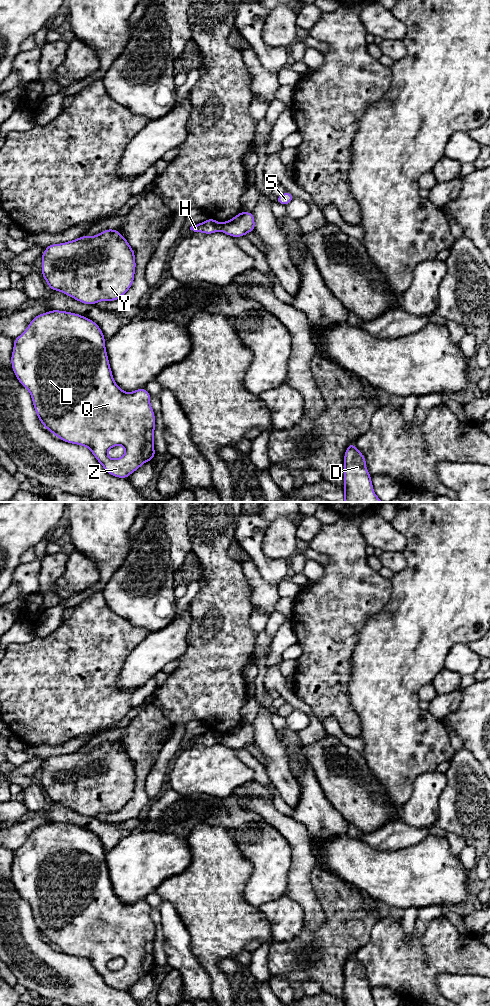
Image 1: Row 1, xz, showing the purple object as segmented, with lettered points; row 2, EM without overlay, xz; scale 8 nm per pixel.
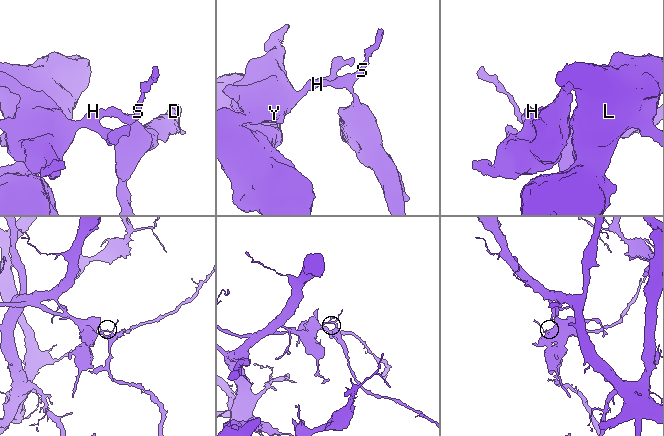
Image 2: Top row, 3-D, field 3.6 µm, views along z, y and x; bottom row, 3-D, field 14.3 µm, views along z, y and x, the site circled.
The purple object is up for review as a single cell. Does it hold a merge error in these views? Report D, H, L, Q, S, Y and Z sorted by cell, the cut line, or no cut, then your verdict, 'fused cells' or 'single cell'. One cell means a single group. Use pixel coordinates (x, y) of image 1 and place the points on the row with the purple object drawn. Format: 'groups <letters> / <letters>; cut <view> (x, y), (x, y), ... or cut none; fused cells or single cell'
groups D S / H L Q Y Z; cut xz (222, 223), (220, 230); fused cells

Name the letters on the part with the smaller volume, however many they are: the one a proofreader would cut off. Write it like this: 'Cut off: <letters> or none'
Cut off: D, S

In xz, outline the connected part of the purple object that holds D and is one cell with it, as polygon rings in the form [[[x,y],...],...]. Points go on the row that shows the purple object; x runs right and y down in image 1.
[[[350,443],[344,454],[344,502],[384,502],[373,490],[365,456]]]

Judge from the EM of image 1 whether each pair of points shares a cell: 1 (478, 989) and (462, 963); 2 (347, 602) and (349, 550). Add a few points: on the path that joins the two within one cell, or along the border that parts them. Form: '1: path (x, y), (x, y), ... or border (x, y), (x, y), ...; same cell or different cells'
1: border (445, 974), (479, 975); different cells
2: path (348, 589), (349, 563); same cell

